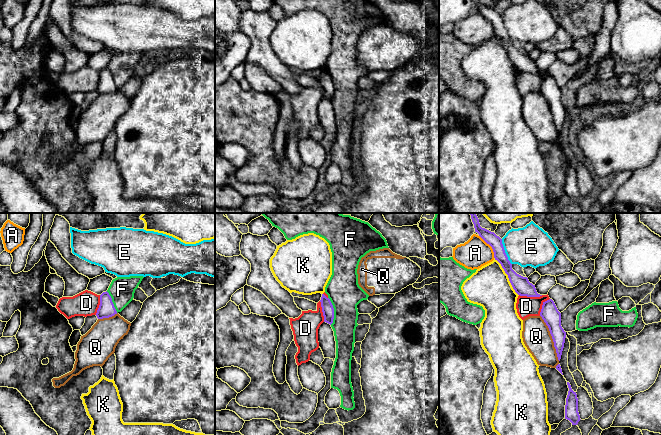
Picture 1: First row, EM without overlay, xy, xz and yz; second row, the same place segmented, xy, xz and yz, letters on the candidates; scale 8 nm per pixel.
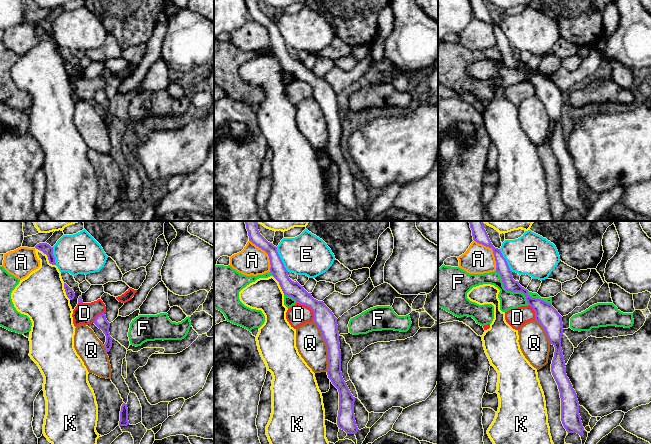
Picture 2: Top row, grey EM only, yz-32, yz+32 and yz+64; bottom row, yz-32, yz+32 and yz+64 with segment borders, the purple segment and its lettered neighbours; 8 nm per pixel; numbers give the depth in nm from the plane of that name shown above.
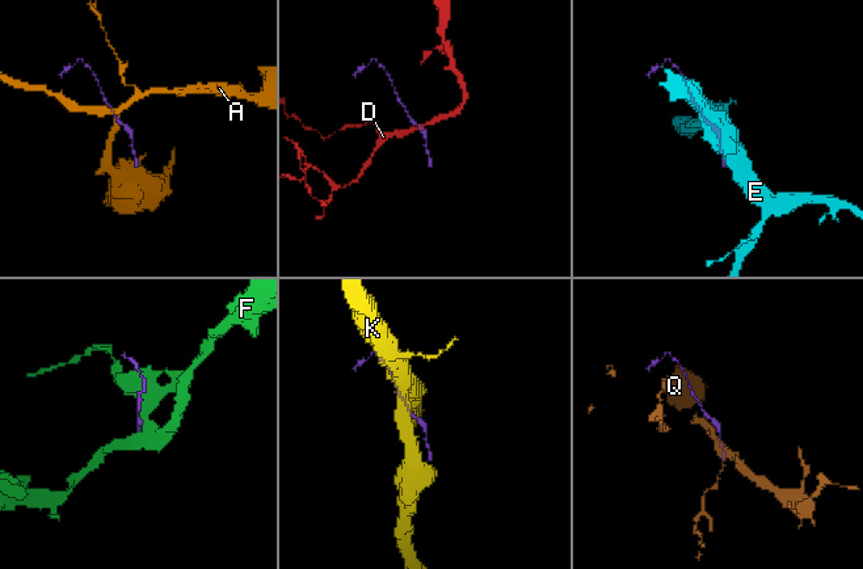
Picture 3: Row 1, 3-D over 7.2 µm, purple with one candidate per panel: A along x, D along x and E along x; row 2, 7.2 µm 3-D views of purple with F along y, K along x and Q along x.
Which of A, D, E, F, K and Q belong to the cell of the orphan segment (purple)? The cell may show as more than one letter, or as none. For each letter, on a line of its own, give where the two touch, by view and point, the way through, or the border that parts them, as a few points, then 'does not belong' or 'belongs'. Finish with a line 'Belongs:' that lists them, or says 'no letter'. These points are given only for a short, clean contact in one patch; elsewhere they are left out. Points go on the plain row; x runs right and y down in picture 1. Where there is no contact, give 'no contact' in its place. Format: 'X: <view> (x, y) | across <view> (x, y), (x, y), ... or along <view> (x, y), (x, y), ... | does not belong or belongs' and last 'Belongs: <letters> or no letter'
A: yz (490, 21) | along yz (479, 11), (491, 23), (494, 33) | does not belong
D: yz (531, 72) | belongs
E: yz (504, 28) | along yz (501, 15), (504, 28), (511, 40) | does not belong
F: xz (333, 87) | does not belong
K: yz (508, 52) | does not belong
Q: yz (552, 114) | does not belong
Belongs: D

